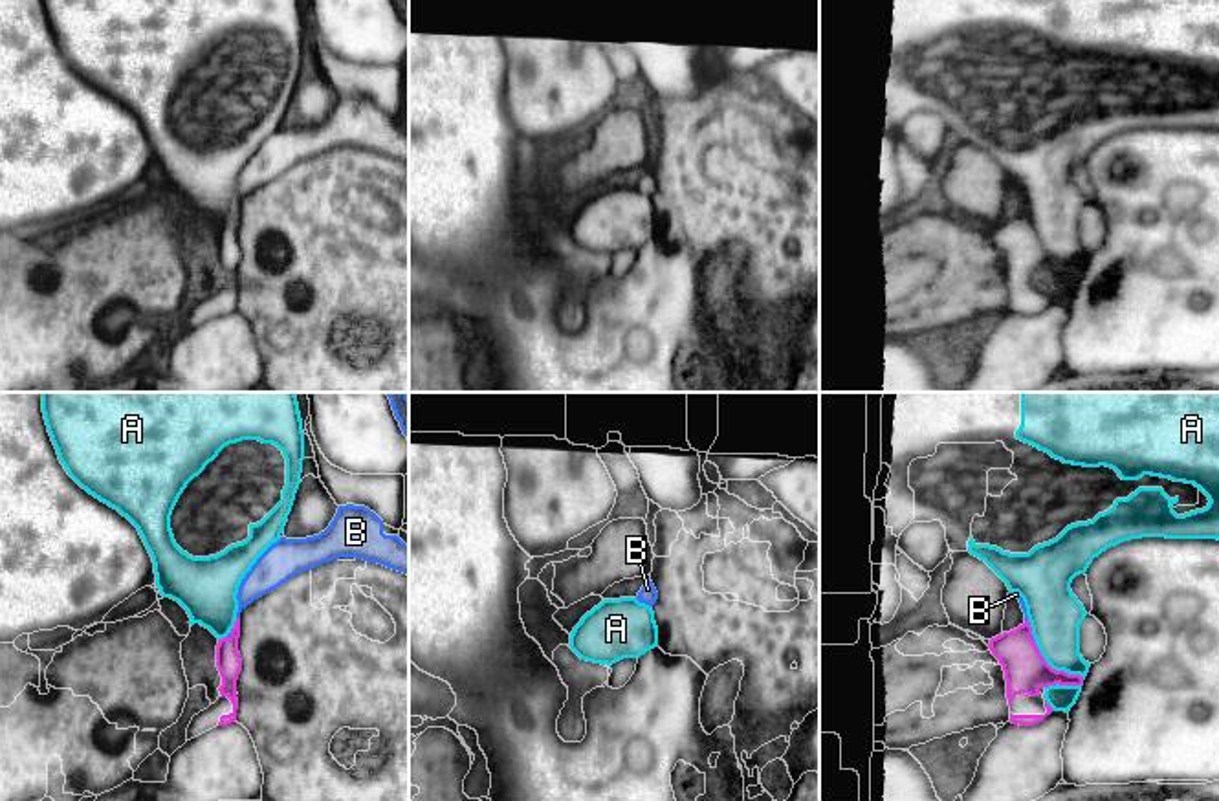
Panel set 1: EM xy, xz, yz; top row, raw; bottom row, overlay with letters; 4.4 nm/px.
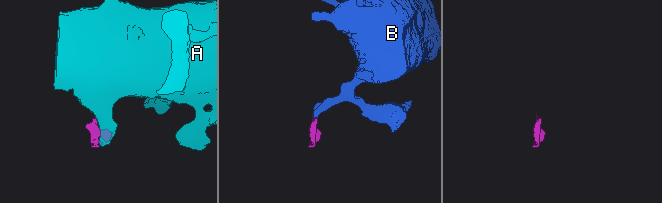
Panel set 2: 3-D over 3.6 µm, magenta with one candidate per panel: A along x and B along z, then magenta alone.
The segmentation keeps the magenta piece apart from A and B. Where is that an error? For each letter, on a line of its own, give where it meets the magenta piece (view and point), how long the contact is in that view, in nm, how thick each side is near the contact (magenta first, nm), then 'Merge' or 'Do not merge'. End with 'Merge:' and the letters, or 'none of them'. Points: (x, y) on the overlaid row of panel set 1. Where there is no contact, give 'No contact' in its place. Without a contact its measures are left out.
A: Touches magenta at yz (1043, 660). Shared border 360 nm. Thickness 190 nm (magenta) against 240 nm. Do not merge
B: Touches magenta at xy (226, 636). Shared border 40 nm. Thickness 110 nm (magenta) against 20 nm. Merge
Merge: B

